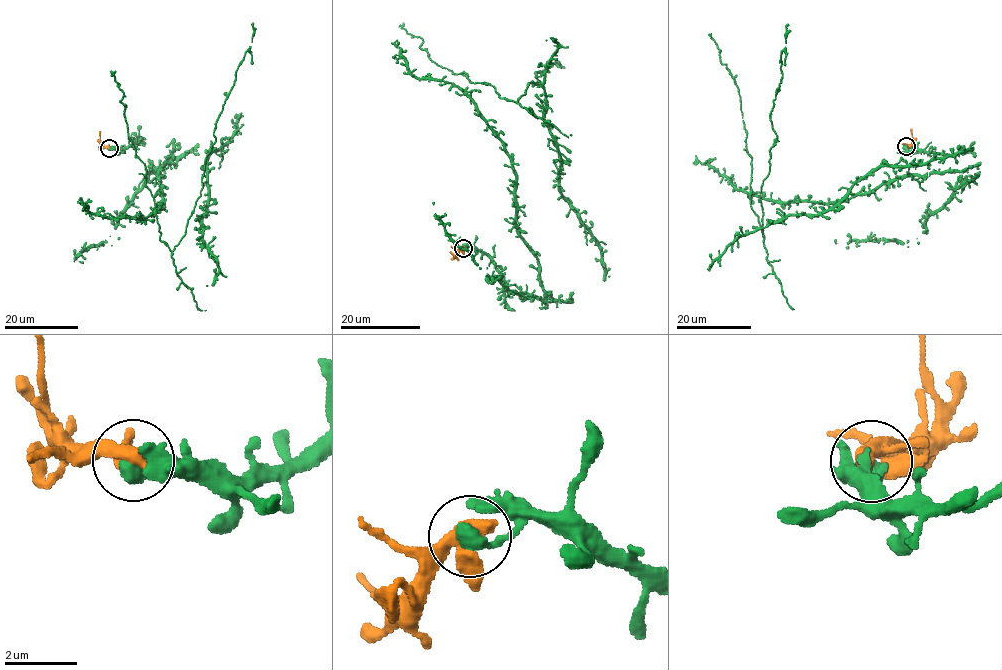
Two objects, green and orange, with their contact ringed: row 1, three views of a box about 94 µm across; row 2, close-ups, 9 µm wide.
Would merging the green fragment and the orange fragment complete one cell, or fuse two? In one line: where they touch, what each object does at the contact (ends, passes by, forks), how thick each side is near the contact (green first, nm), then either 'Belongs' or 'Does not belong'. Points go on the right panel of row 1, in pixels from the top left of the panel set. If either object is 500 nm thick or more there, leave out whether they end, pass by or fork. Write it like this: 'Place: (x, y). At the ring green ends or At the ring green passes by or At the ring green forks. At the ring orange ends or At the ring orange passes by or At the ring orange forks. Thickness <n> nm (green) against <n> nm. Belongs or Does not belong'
Place: (906, 146). At the ring green ends. At the ring orange passes by. Thickness 460 nm (green) against 440 nm. Belongs

